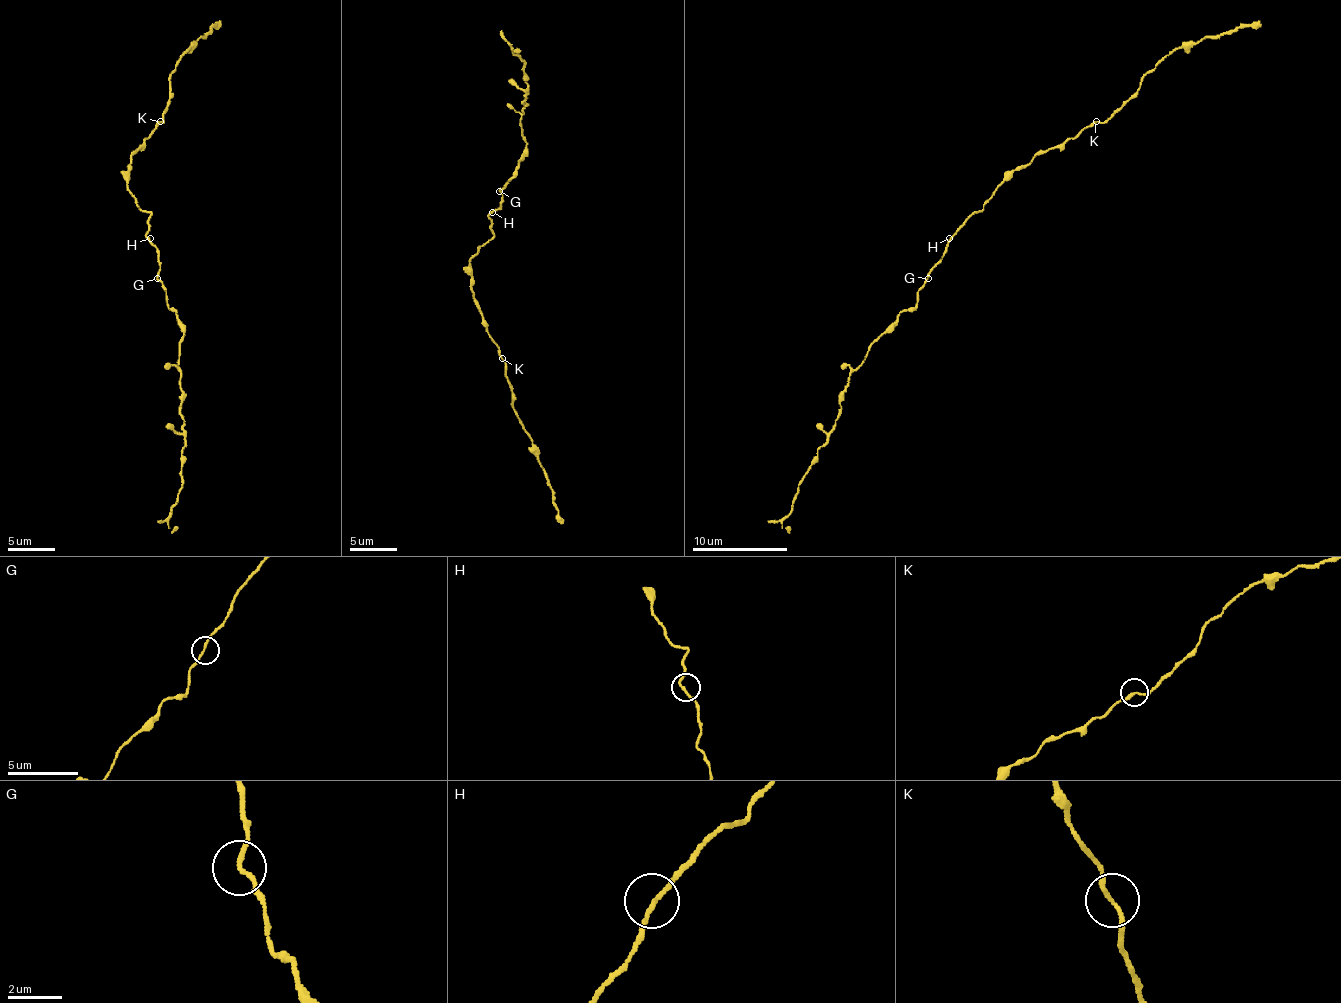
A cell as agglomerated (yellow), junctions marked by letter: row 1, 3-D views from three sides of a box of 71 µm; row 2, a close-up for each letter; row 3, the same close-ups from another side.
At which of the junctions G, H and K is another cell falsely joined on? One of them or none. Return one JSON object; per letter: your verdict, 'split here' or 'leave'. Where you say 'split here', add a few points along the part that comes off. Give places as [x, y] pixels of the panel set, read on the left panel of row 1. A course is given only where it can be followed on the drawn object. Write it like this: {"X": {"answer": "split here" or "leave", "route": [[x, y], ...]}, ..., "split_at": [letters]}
{"G": {"answer": "leave"}, "H": {"answer": "leave"}, "K": {"answer": "leave"}, "split_at": []}

